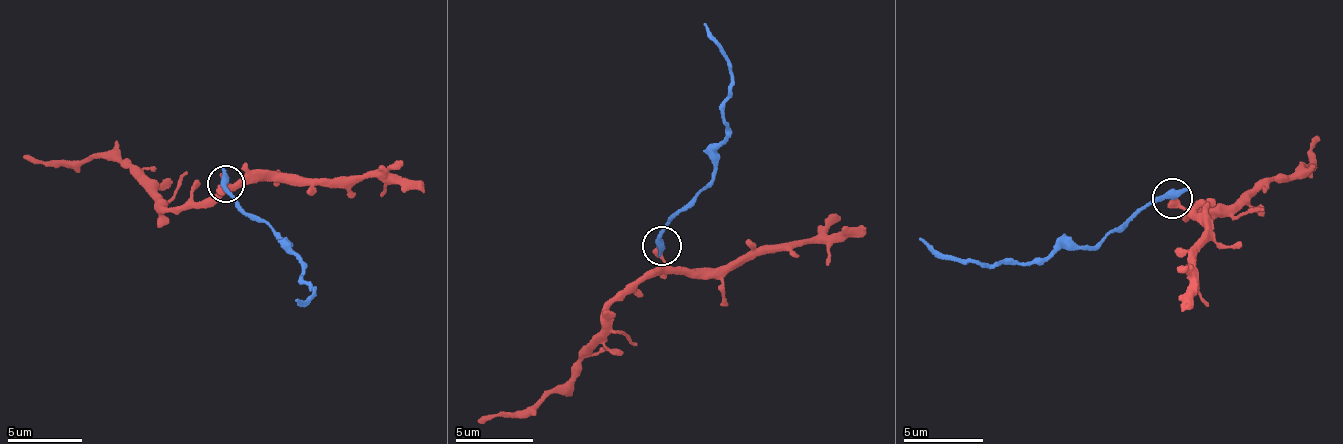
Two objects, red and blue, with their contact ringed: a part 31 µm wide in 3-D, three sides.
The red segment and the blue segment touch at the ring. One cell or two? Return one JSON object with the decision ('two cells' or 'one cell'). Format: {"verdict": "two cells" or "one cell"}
{"verdict": "two cells"}

